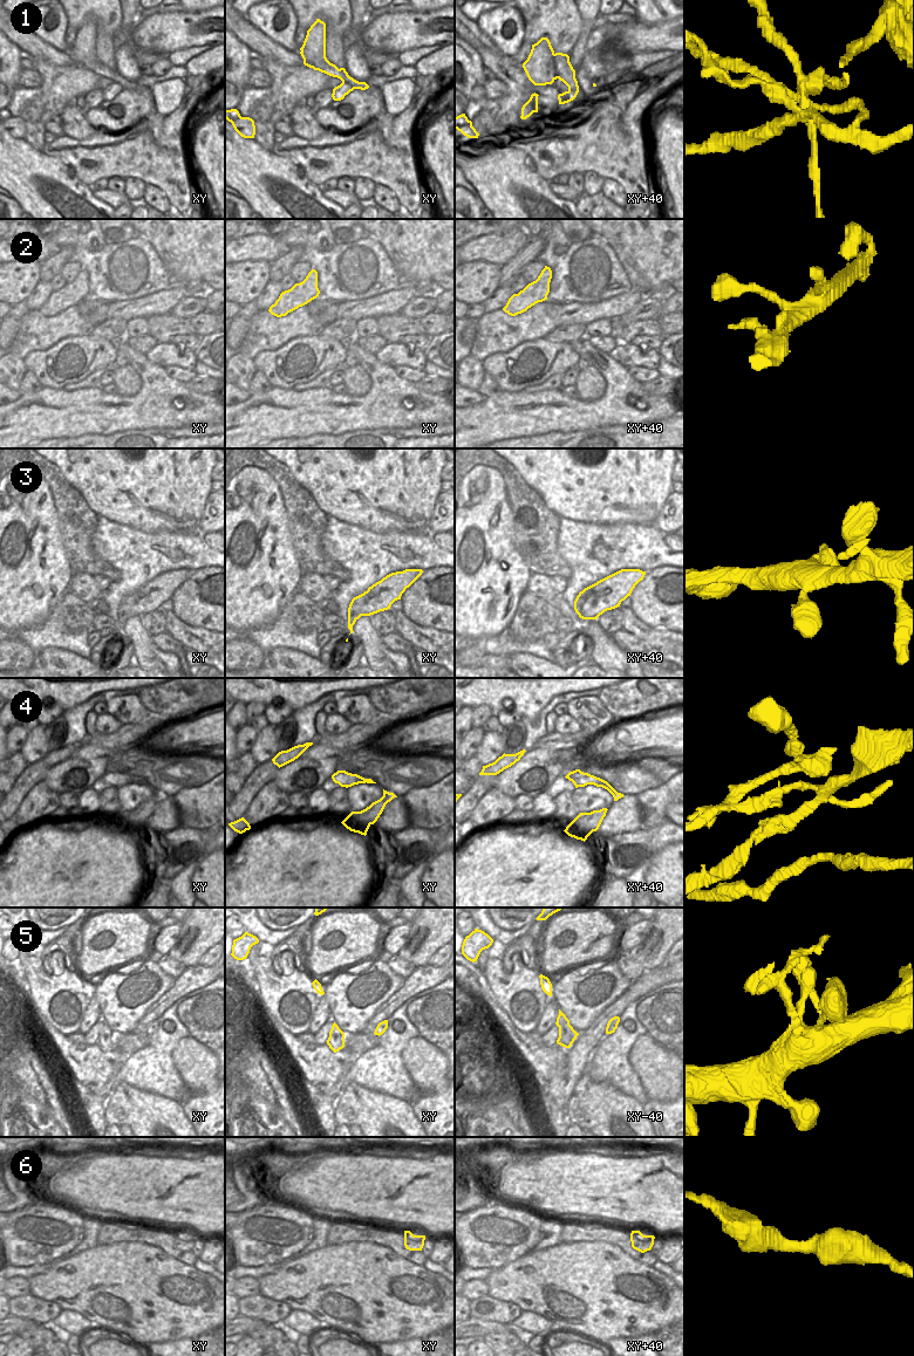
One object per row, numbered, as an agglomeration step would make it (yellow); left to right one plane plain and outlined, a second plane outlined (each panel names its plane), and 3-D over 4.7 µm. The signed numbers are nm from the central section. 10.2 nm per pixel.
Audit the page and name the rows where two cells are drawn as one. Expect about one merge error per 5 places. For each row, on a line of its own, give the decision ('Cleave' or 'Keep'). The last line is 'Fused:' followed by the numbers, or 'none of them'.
1: Cleave
2: Keep
3: Keep
4: Cleave
5: Keep
6: Keep
Fused: 1, 4

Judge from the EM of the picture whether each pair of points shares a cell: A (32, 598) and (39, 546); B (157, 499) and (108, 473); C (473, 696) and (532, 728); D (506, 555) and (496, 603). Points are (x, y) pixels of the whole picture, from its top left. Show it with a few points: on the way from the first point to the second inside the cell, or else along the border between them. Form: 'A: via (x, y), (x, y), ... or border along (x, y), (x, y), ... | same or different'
A: via (20, 589), (20, 568), (28, 560) | same
B: via (145, 490), (134, 478), (120, 478) | same
C: border along (548, 702), (534, 723), (522, 717) | different
D: via (496, 566), (496, 591) | same

